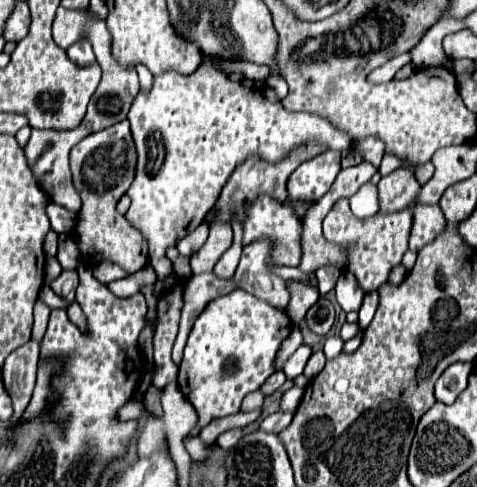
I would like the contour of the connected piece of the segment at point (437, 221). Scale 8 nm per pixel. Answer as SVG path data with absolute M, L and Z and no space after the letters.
M418 200L412 204L412 230L410 230L410 248L420 250L424 244L432 242L446 226L442 210L438 204L420 204Z

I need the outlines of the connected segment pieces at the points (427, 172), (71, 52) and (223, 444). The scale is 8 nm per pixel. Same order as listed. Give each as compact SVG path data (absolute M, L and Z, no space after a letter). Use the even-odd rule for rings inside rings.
M426 162L426 164L413 167L413 172L416 179L422 186L426 183L426 180L432 176L432 172L434 172L434 168L432 168L432 162Z
M82 36L78 42L74 42L74 44L66 50L66 54L70 56L72 62L76 62L76 64L80 64L80 66L96 62L96 56L94 56L94 52L92 52L92 44L90 44L90 40L88 40L86 36Z
M234 428L234 430L228 430L228 432L220 434L218 440L216 440L216 444L218 444L222 450L230 450L230 448L236 446L236 442L238 442L242 436L244 436L242 428Z

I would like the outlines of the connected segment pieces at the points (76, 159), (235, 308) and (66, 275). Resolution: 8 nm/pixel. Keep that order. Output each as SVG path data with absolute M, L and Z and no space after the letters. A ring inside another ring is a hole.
M128 119L78 142L72 148L72 174L74 186L82 198L80 220L74 228L82 256L94 264L112 260L130 274L148 266L148 242L142 232L116 210L118 200L128 192L136 174L136 148Z
M240 288L212 300L206 306L188 336L184 360L178 372L180 390L198 414L198 422L190 436L198 436L200 430L214 418L230 416L240 410L244 396L258 390L268 376L276 372L276 352L290 332L292 322L286 310L274 308ZM230 362L234 364L234 370L226 370Z
M62 270L62 274L50 282L50 288L54 290L54 294L58 294L64 300L74 300L76 286L78 286L76 270Z

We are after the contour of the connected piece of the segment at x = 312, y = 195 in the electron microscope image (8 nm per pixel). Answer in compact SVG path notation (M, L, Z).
M328 150L312 160L300 164L288 178L290 200L318 200L322 198L332 180L340 172L340 152Z

